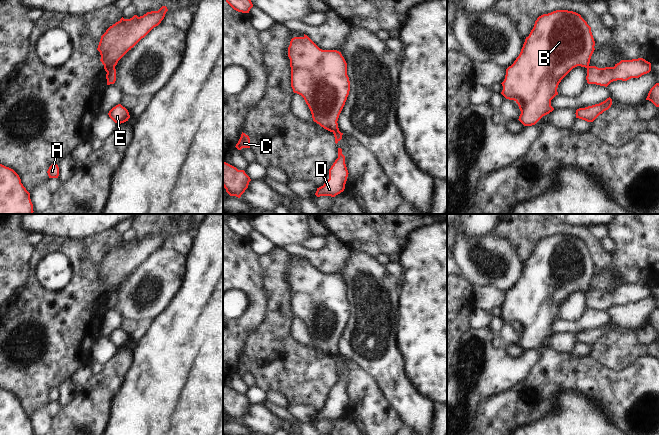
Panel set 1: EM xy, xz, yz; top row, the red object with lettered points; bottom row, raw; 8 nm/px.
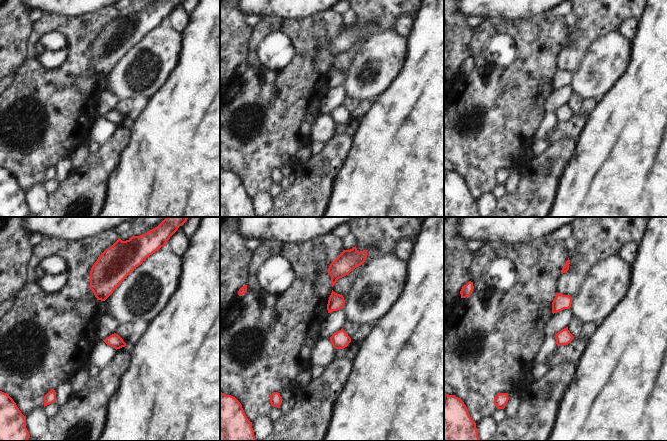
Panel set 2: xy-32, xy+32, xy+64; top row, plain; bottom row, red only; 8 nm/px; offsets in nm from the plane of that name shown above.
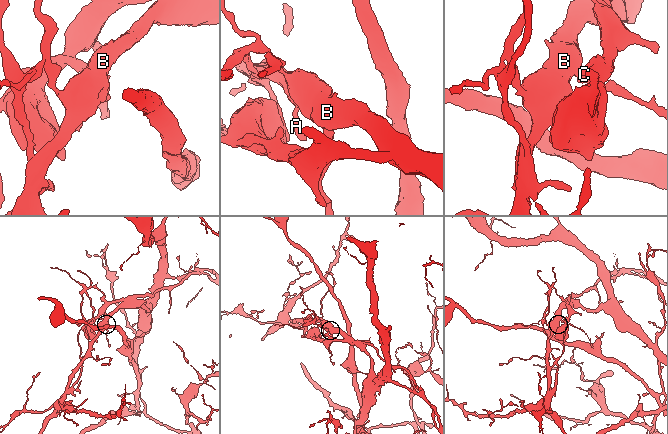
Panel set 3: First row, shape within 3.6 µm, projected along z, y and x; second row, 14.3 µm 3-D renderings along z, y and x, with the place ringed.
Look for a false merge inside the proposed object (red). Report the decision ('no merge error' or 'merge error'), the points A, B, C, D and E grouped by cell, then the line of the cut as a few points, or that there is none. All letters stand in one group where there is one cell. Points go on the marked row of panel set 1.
merge error; A B E / C D; cut in xy along (114, 66), (106, 71)

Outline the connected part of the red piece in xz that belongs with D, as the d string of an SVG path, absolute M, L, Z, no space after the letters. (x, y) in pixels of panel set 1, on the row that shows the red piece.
M338 148L338 158L329 169L329 179L323 186L317 188L315 195L317 197L335 197L340 194L345 189L348 174L349 173L345 164L345 156L342 154L342 149Z

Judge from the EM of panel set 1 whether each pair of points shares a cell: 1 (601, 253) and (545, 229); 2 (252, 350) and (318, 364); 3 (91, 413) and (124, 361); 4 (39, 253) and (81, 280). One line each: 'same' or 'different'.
1: same
2: same
3: same
4: same

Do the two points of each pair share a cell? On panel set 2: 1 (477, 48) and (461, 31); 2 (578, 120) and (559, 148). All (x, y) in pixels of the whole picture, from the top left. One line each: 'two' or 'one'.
1: two
2: two

